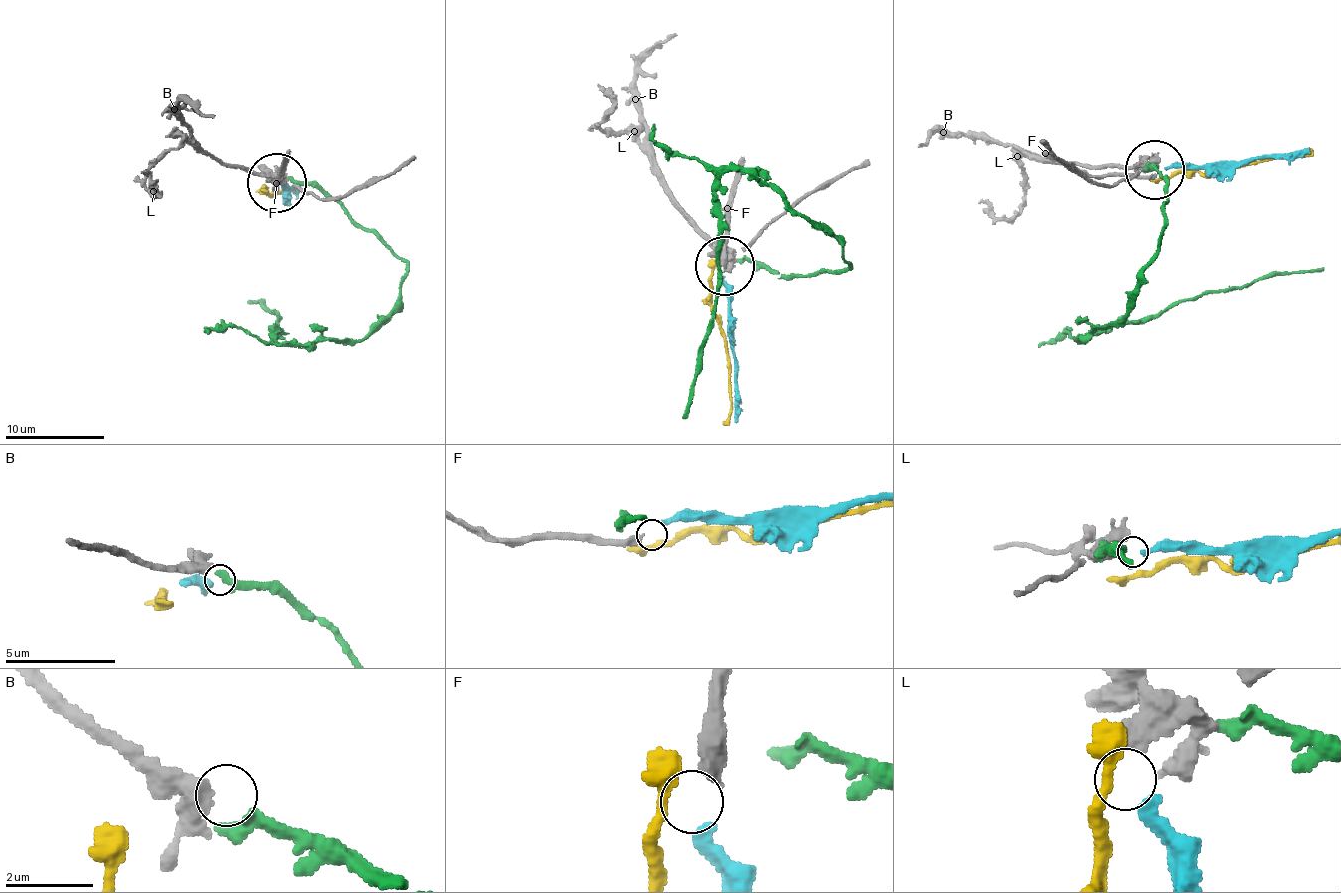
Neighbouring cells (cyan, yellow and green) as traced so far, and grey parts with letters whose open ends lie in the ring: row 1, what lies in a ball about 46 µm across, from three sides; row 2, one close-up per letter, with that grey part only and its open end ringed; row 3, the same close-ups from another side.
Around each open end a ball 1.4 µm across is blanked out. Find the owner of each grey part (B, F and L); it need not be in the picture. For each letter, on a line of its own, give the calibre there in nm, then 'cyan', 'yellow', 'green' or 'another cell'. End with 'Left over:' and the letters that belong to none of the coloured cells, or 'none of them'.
B: 360 nm | green
F: 360 nm | cyan
L: 440 nm | another cell
Left over: L

